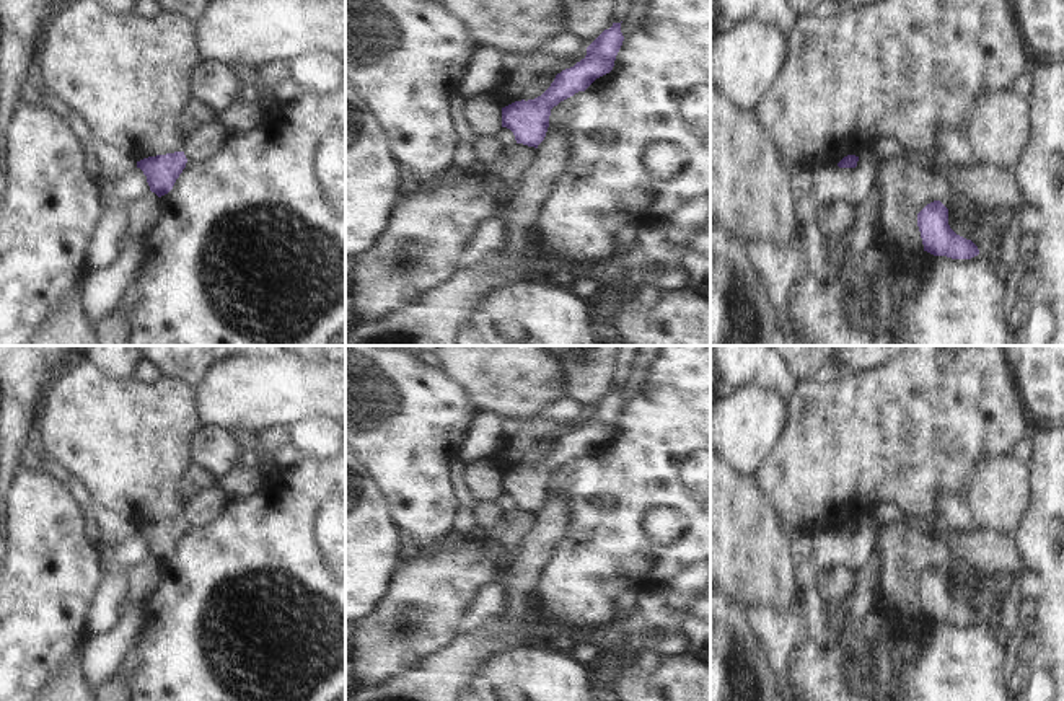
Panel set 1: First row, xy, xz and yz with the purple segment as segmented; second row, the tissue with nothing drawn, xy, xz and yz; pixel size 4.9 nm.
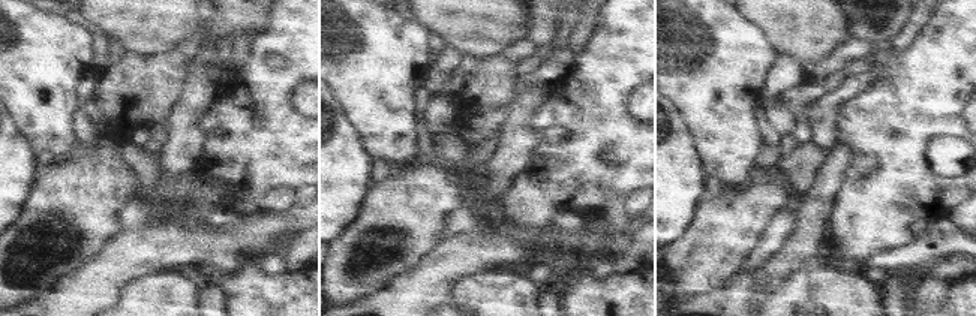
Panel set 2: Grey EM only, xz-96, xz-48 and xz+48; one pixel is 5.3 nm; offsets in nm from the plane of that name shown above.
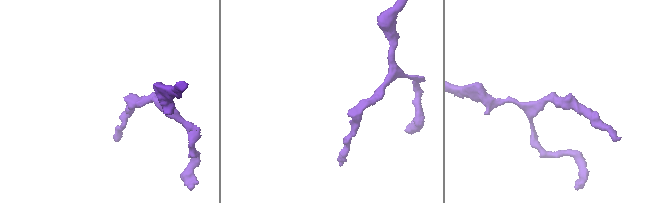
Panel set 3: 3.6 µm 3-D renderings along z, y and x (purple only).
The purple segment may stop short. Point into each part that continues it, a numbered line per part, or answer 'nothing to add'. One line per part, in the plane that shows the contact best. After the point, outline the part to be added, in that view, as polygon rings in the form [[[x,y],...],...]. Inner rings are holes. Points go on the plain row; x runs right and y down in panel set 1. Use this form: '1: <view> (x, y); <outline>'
nothing to add

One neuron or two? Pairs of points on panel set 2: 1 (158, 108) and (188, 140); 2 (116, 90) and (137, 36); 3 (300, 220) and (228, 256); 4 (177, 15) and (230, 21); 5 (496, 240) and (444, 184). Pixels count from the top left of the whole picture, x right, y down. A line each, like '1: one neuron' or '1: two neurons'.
1: two neurons
2: two neurons
3: one neuron
4: two neurons
5: two neurons

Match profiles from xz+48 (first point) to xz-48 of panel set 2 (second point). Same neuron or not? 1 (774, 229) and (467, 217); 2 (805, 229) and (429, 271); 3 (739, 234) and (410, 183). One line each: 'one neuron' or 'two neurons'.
1: one neuron
2: two neurons
3: one neuron

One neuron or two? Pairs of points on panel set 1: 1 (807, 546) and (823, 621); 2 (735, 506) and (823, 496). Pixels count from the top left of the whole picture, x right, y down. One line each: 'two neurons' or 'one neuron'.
1: one neuron
2: two neurons

